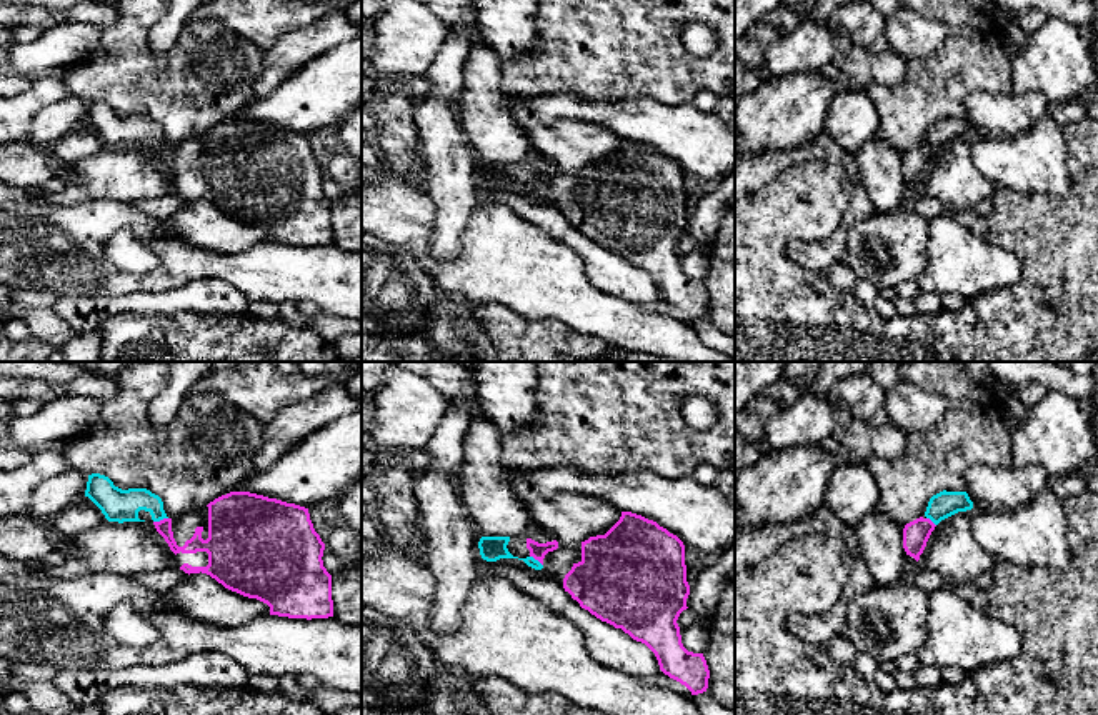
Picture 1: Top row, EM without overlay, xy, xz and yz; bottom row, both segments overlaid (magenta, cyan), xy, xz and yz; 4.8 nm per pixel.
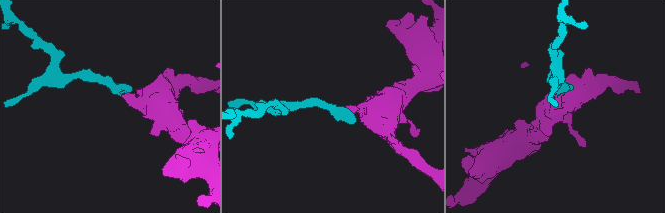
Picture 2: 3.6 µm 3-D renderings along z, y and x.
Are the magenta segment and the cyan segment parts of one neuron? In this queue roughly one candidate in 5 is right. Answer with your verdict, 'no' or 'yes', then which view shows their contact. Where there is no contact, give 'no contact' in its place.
yes | xy

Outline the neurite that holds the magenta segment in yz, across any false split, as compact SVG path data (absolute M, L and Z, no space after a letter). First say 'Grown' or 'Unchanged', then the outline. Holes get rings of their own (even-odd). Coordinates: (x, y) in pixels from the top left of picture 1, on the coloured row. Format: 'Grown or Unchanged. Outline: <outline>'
Grown. Outline: M943 490L933 495L928 502L925 515L906 523L903 528L903 548L906 555L918 562L935 527L941 520L971 508L973 502L966 492Z

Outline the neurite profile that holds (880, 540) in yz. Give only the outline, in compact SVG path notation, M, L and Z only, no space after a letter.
M876 510L855 523L853 533L875 587L900 582L906 560L901 525Z

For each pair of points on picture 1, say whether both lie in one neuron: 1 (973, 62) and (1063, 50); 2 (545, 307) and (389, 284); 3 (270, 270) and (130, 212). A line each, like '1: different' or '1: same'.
1: different
2: different
3: same

